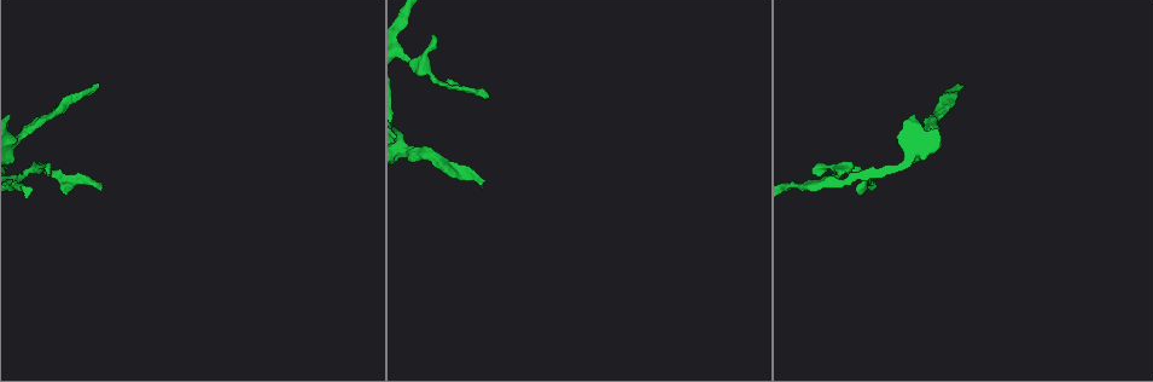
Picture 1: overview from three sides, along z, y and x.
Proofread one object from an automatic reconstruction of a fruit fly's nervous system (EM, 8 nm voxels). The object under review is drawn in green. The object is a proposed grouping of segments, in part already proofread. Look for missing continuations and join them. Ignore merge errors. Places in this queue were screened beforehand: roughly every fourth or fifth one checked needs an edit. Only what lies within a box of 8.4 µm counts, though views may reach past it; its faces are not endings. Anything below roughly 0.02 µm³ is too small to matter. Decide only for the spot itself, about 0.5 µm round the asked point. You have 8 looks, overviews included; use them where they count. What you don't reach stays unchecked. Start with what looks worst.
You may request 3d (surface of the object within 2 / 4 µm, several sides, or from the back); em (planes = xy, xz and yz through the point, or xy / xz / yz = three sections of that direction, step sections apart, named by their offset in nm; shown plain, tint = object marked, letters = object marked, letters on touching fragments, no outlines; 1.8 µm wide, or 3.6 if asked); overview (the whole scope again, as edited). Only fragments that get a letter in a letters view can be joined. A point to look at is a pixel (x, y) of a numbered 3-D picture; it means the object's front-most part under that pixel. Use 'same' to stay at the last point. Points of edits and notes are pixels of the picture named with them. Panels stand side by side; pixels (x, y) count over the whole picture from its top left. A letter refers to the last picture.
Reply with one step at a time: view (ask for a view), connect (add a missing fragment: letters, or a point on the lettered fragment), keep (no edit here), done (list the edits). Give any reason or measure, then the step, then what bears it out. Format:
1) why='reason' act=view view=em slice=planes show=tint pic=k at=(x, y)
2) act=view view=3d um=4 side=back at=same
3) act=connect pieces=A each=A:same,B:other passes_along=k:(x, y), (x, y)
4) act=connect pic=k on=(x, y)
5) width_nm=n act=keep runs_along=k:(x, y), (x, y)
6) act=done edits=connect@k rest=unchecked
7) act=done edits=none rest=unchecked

why='tapers out' act=view view=em um=3.6 slice=xy step=8 show=letters pic=1 at=(435, 40)

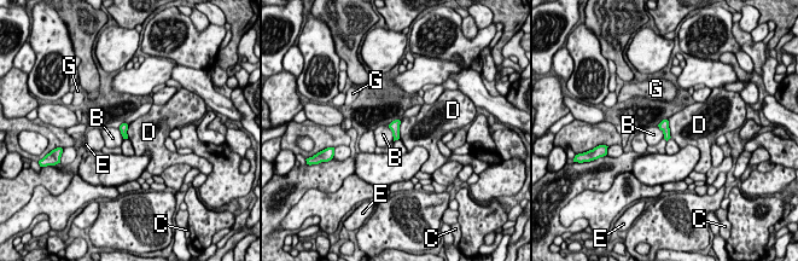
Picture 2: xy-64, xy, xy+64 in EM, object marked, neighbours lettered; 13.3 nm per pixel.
act=keep each=B:other,C:other,D:other,E:other,G:other found='none of them fits'

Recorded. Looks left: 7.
act=view view=em slice=planes show=letters pic=1 at=(99, 86)

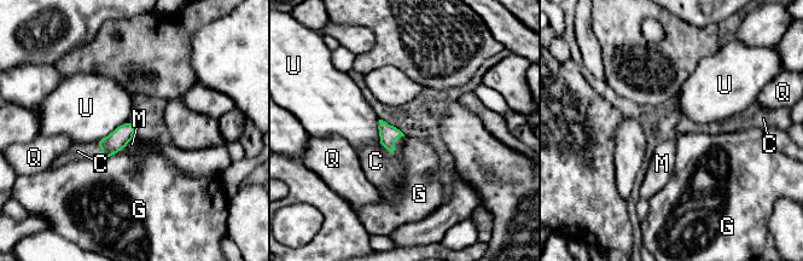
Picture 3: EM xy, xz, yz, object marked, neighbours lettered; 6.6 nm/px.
act=connect pieces=C each=C:same,G:other,M:other,Q:other,U:other passes_along=3:(115, 141), (102, 154), (77, 151) found='the neuron continues'

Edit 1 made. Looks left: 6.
act=view view=overview

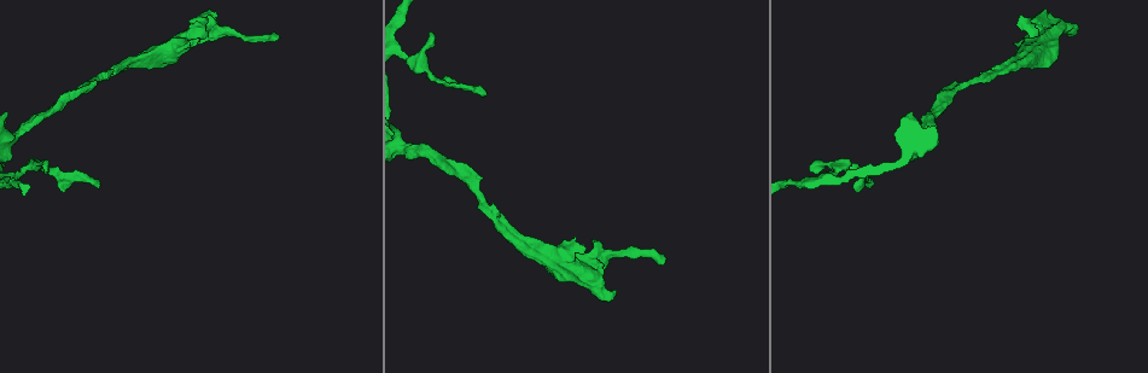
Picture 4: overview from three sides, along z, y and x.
why='free end' act=view view=3d um=4 pic=4 at=(871, 186)

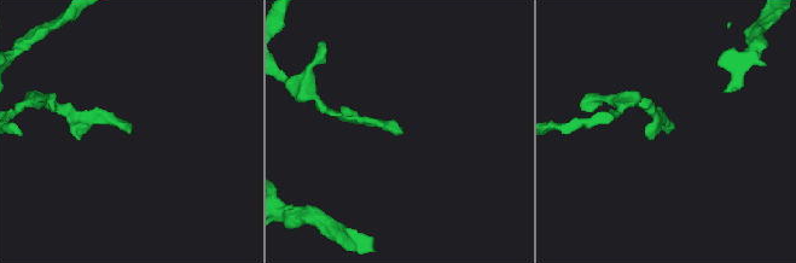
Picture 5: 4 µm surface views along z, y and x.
why='shape alone is not enough' act=view view=em slice=planes show=letters pic=5 at=(669, 132)

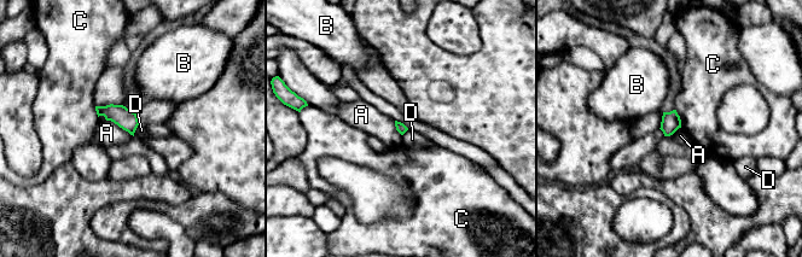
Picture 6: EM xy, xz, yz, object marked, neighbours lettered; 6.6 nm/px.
longest_contact=A:220nm act=keep each=A:other,B:other,C:other,D:other border=6:(106, 120), (110, 120), (133, 135) found='no lettered fragment goes on from it'

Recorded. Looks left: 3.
act=done edits=connect@3 rest=unchecked

